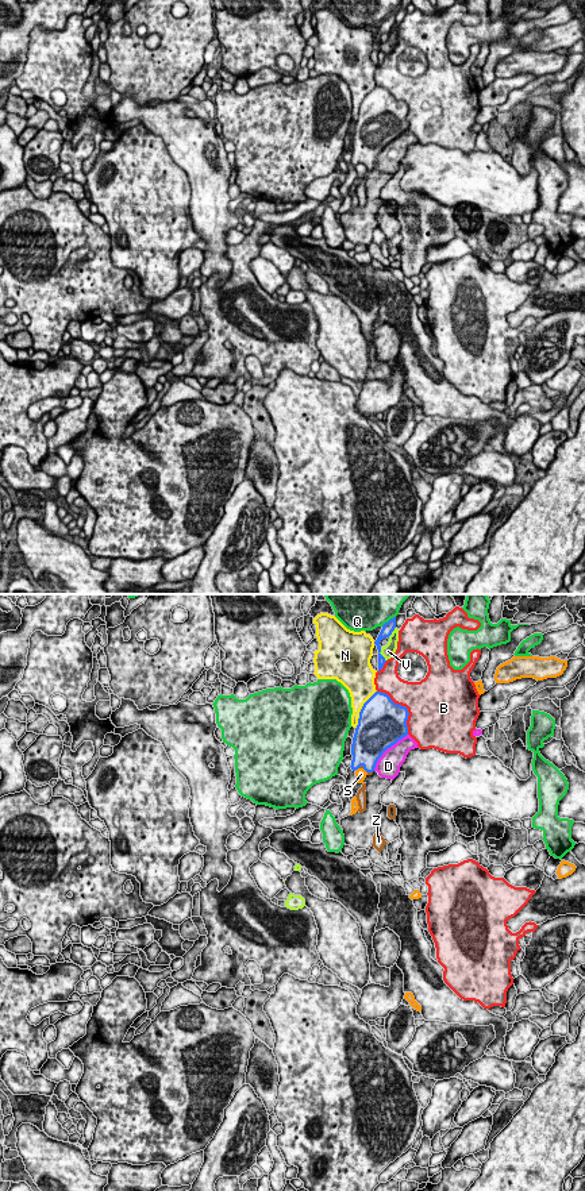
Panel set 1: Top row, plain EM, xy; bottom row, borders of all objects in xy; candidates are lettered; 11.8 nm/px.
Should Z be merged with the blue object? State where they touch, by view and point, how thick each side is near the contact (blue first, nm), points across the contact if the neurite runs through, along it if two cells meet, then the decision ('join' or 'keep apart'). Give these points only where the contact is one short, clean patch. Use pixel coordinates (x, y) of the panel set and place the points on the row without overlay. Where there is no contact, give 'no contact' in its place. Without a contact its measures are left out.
contact xy (361, 160); calibres 380 and 30 nm; way xy (368, 141), (361, 160), (361, 161); join

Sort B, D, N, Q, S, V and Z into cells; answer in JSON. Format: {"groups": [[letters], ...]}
{"groups": [["B"], ["D"], ["N"], ["Q"], ["S"], ["V"], ["Z"]]}

